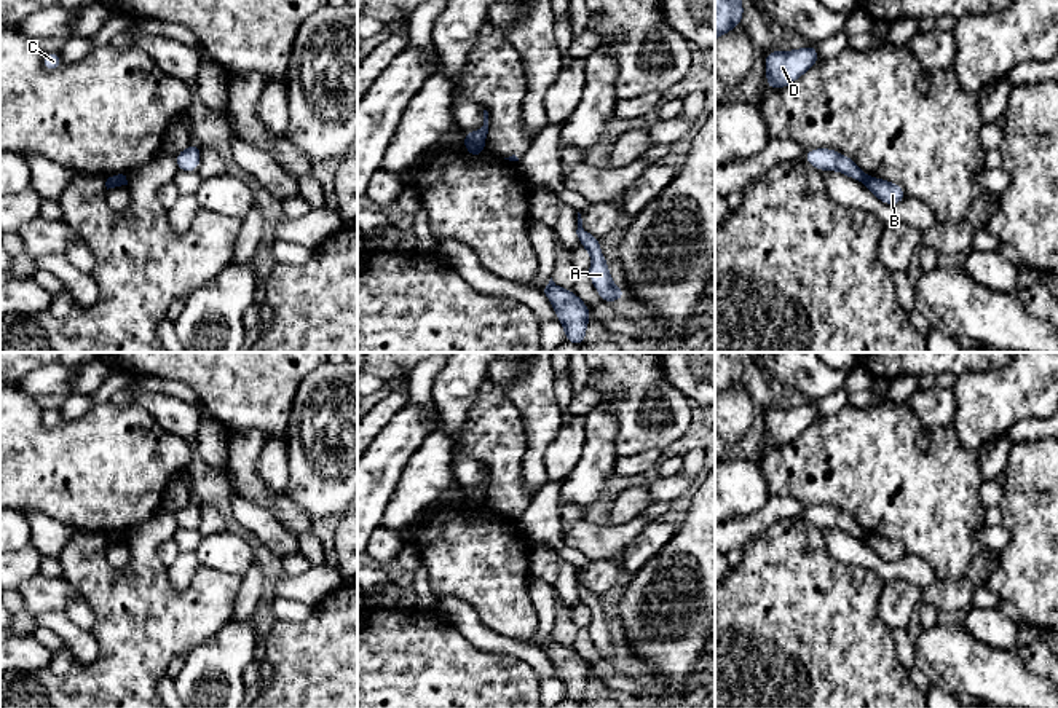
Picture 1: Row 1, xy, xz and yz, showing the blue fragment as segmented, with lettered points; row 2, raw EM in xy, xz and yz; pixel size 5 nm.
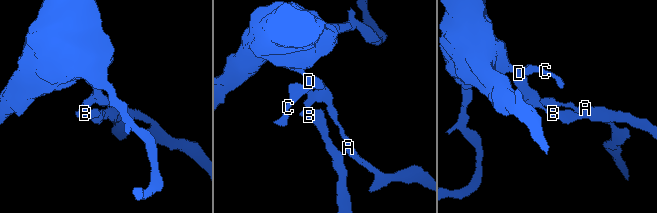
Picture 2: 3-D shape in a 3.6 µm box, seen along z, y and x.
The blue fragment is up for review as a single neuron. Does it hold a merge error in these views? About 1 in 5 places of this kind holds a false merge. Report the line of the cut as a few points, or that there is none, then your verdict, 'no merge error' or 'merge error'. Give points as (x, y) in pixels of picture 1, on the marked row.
xz (466, 144), (482, 147) | merge error

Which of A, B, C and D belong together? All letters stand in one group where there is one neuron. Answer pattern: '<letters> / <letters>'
A C D / B

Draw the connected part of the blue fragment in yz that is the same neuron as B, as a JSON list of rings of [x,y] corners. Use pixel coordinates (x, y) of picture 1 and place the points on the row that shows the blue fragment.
[[[867,175],[863,183],[884,204],[897,206],[906,199],[905,190],[894,182]]]

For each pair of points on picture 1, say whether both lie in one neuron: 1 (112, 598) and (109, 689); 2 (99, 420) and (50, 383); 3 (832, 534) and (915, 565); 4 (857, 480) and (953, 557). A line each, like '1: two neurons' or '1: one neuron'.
1: one neuron
2: two neurons
3: one neuron
4: one neuron

